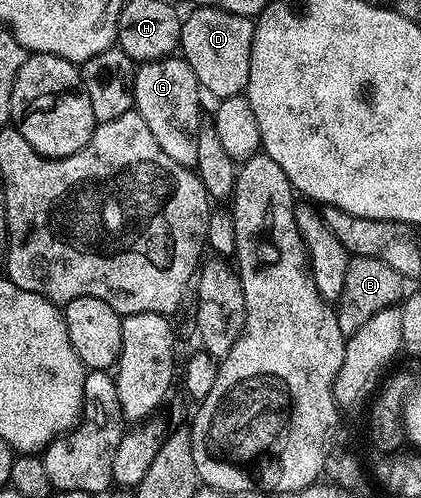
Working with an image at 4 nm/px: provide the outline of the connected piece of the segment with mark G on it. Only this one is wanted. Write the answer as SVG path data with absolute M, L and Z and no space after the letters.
M176 55L163 60L146 60L136 69L133 78L135 110L143 122L147 122L147 130L155 134L159 147L185 168L193 168L197 163L197 135L203 123L201 96L203 89L191 66Z

